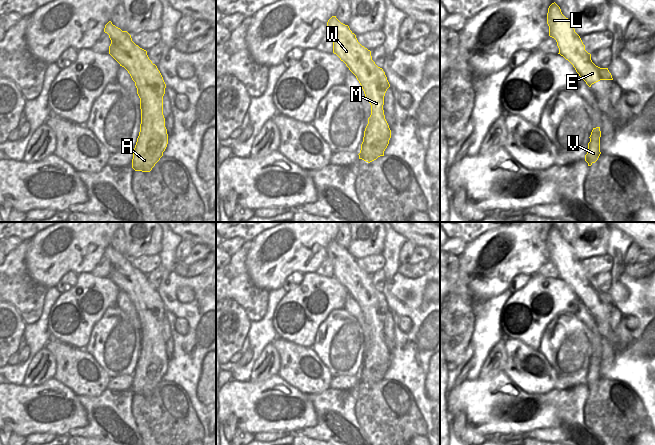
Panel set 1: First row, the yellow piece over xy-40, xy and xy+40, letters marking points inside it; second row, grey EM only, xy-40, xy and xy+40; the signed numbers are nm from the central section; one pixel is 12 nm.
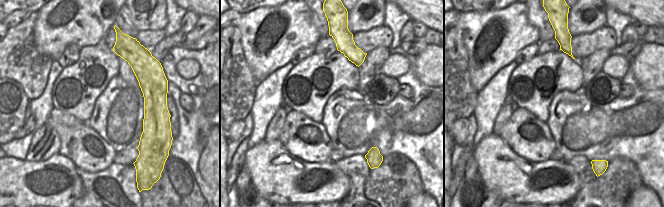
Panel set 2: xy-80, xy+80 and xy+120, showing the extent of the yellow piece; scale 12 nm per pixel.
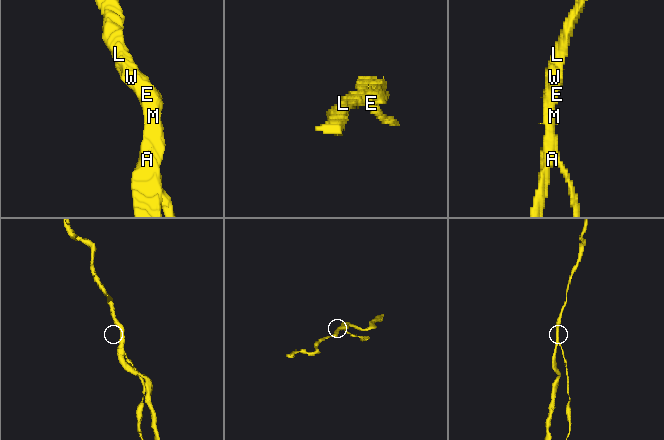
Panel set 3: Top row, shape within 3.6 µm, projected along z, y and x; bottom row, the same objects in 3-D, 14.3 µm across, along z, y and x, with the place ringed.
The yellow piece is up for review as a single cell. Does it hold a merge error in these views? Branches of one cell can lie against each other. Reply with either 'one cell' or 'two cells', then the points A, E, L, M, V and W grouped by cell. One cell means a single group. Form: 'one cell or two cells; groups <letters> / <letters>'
two cells; groups A E L M W / V

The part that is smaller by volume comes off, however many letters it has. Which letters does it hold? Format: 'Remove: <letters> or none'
Remove: V

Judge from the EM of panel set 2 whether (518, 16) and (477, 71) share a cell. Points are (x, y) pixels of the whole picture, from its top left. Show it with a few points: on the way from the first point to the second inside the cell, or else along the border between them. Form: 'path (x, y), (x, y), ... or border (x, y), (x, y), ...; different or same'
path (507, 31), (492, 62); same

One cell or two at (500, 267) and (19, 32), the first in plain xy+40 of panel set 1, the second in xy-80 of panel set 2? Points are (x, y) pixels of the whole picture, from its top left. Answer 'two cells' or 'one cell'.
two cells

